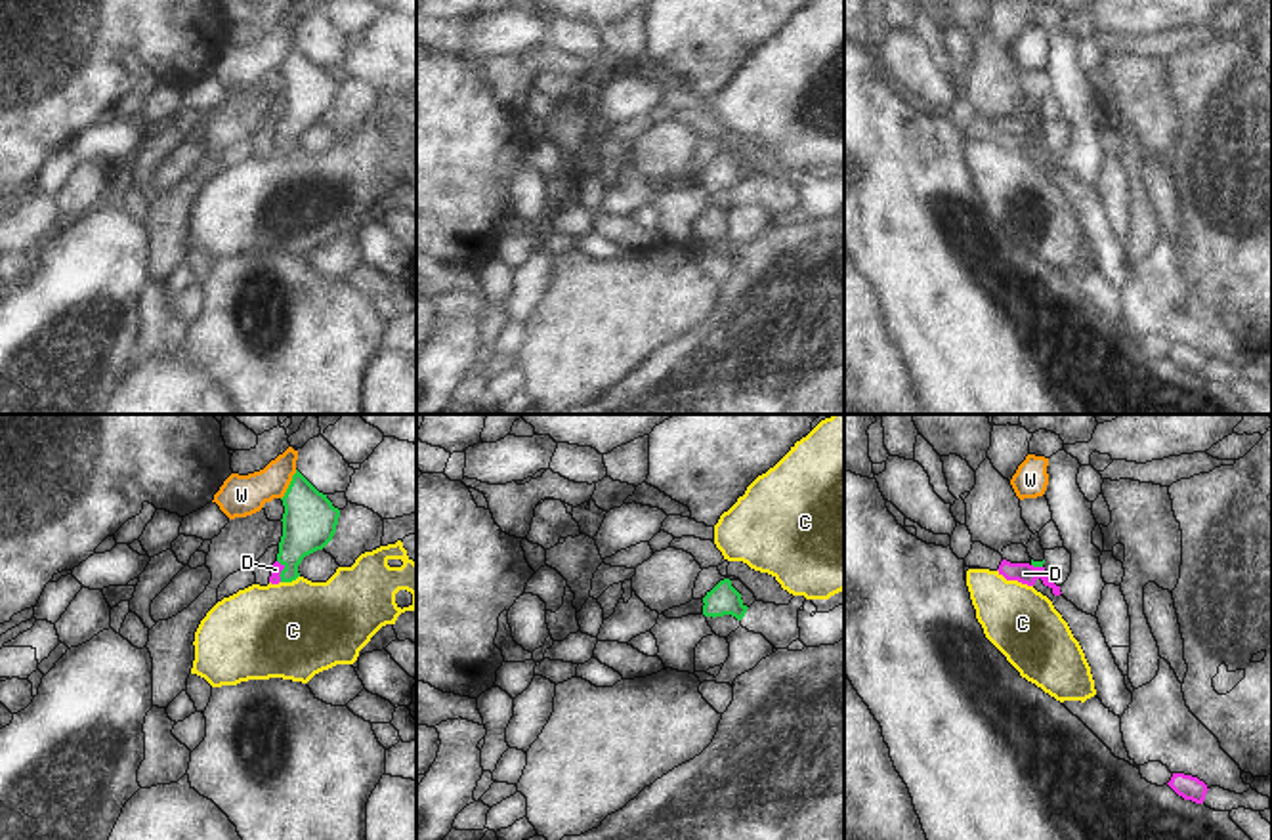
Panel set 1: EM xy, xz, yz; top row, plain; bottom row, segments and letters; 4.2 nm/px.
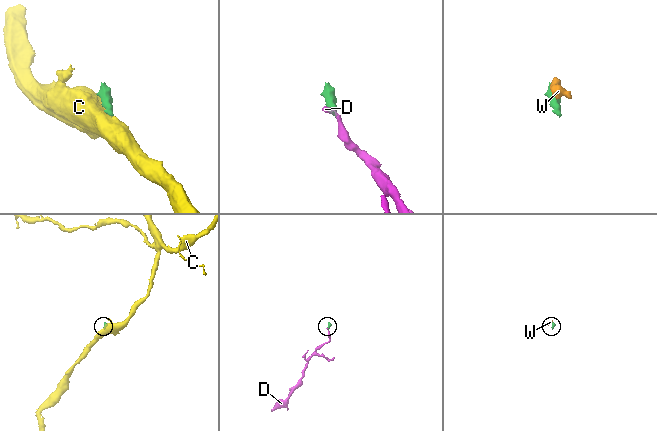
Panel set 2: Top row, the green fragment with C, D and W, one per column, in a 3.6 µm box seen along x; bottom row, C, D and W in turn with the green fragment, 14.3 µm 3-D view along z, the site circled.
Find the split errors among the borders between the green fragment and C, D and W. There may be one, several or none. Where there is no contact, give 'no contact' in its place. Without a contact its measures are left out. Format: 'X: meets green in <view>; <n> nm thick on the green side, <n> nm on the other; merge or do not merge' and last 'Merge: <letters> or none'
C: meets green in xy; 220 nm thick on the green side, 420 nm on the other; do not merge
D: meets green in xy; 220 nm thick on the green side, 50 nm on the other; merge
W: meets green in xy; 220 nm thick on the green side, 180 nm on the other; do not merge
Merge: D

